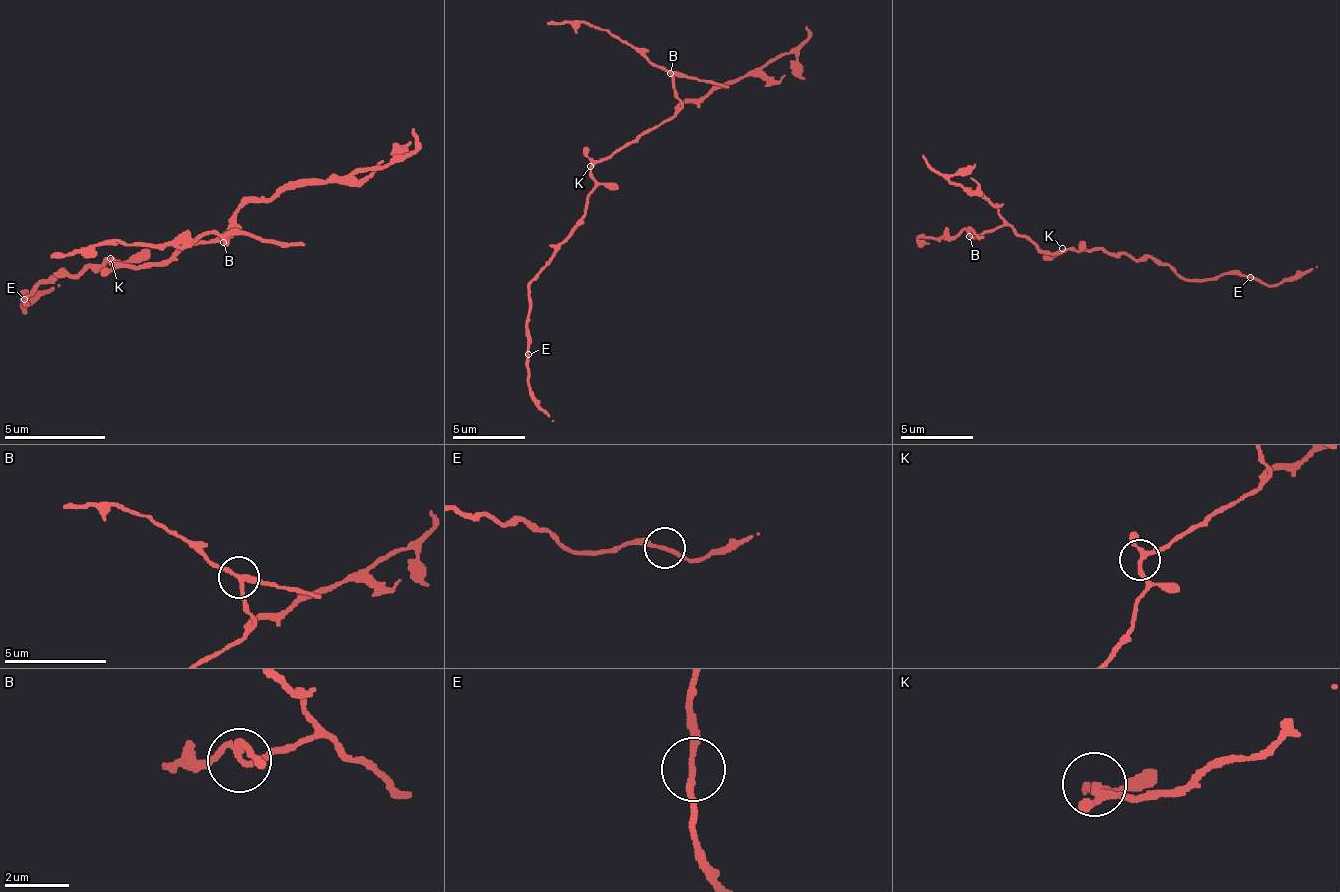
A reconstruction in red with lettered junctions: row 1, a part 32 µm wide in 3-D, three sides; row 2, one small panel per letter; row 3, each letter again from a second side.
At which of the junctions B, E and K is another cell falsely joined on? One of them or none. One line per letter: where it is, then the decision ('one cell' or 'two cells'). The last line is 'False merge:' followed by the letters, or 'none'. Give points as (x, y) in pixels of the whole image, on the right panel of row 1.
B: place (969, 236); two cells
E: place (1250, 277); one cell
K: place (1062, 248); one cell
False merge: B

